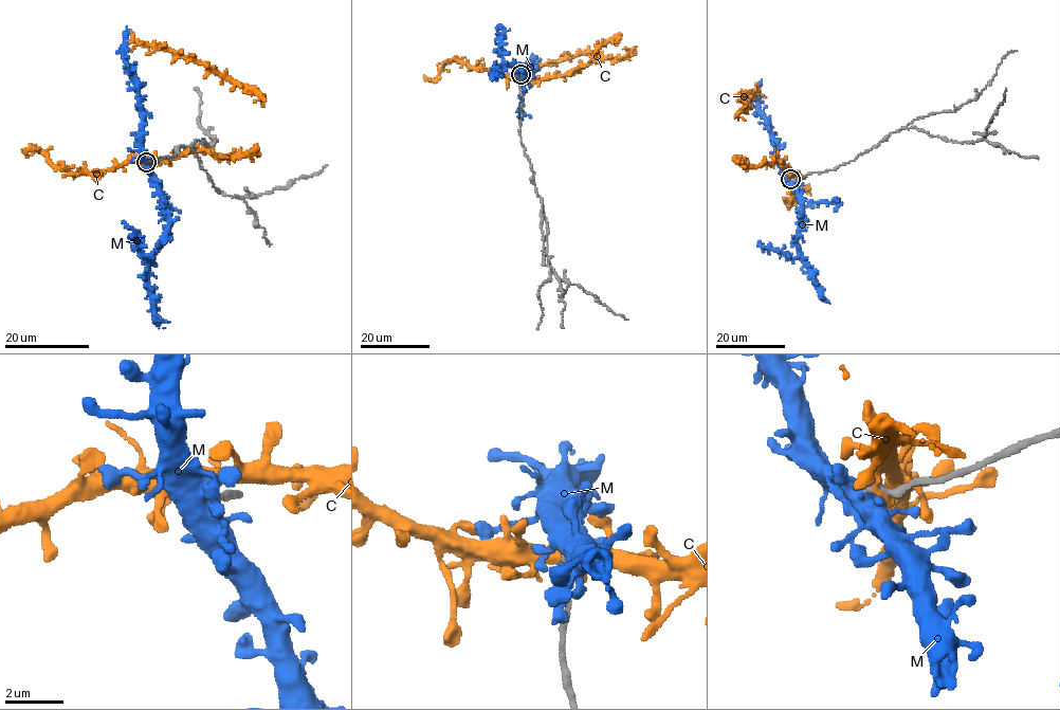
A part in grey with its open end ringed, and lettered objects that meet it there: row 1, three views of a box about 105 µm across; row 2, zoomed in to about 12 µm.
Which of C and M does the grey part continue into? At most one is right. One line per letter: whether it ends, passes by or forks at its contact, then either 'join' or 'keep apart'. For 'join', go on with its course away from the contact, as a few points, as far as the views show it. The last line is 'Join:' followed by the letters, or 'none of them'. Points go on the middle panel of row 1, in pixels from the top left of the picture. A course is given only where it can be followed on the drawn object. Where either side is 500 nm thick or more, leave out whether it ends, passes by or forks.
C: it ends there; keep apart
M: it forks there; keep apart
Join: none of them

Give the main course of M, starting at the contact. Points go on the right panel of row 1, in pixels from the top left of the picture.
M: (789, 179), (802, 220), (798, 251), (819, 293), (828, 302)

